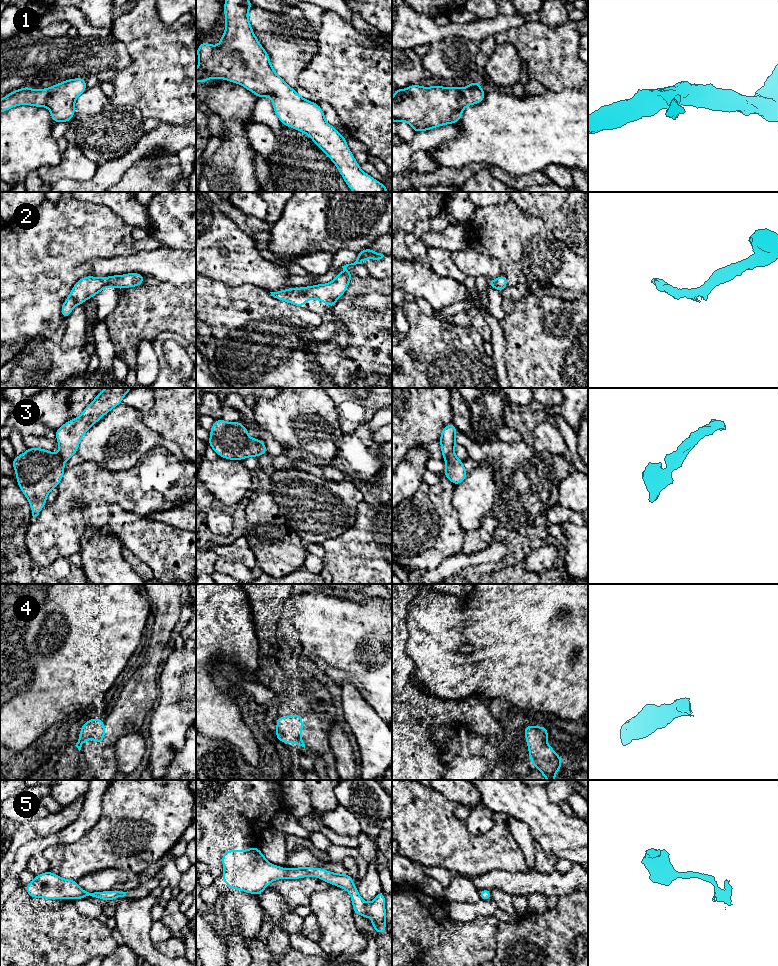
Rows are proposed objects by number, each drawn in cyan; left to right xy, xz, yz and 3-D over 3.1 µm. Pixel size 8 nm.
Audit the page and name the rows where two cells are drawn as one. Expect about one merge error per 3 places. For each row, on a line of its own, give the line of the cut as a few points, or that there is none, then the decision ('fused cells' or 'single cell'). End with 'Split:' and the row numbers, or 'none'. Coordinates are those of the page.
1: cut none; single cell
2: cut none; single cell
3: cut none; single cell
4: cut none; single cell
5: cut none; single cell
Split: none

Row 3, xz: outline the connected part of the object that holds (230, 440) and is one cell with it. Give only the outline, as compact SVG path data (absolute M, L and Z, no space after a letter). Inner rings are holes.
M222 419L215 420L212 425L208 444L221 458L229 460L243 460L267 452L265 443L250 438L241 422L226 422Z

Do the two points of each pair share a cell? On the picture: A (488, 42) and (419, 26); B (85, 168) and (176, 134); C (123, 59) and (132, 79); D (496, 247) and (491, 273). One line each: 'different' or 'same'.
A: different
B: different
C: different
D: different

